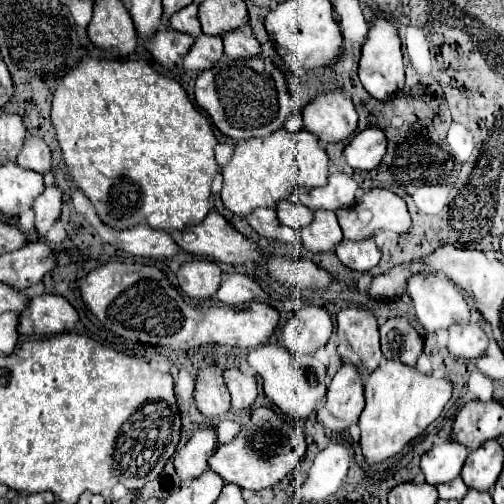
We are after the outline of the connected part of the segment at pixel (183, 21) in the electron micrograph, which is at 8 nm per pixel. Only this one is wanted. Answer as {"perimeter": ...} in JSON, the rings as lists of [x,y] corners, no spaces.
{"perimeter":[[[189,4],[189,6],[181,8],[179,12],[175,12],[169,18],[169,24],[173,28],[177,28],[179,32],[189,32],[191,36],[199,36],[201,34],[201,26],[199,26],[199,20],[197,20],[197,6],[195,4]]]}

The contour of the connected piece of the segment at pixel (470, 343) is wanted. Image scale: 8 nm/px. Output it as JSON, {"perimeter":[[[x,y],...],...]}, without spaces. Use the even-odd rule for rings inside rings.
{"perimeter":[[[469,322],[465,326],[457,324],[449,328],[447,350],[457,360],[475,360],[485,354],[485,348],[487,348],[487,336],[477,322]]]}

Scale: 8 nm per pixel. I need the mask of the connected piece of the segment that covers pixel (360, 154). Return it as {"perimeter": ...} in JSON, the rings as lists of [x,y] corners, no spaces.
{"perimeter":[[[369,126],[363,132],[357,132],[345,148],[345,160],[351,168],[373,170],[381,164],[385,156],[387,138],[379,126]]]}

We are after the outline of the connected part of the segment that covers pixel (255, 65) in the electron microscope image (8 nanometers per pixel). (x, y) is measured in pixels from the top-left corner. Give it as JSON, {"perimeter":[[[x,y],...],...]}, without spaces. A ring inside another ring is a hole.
{"perimeter":[[[261,54],[239,60],[223,56],[217,64],[199,74],[195,82],[195,100],[215,126],[237,142],[269,136],[269,132],[275,132],[285,124],[287,114],[297,106],[297,100],[289,94],[285,74]]]}

